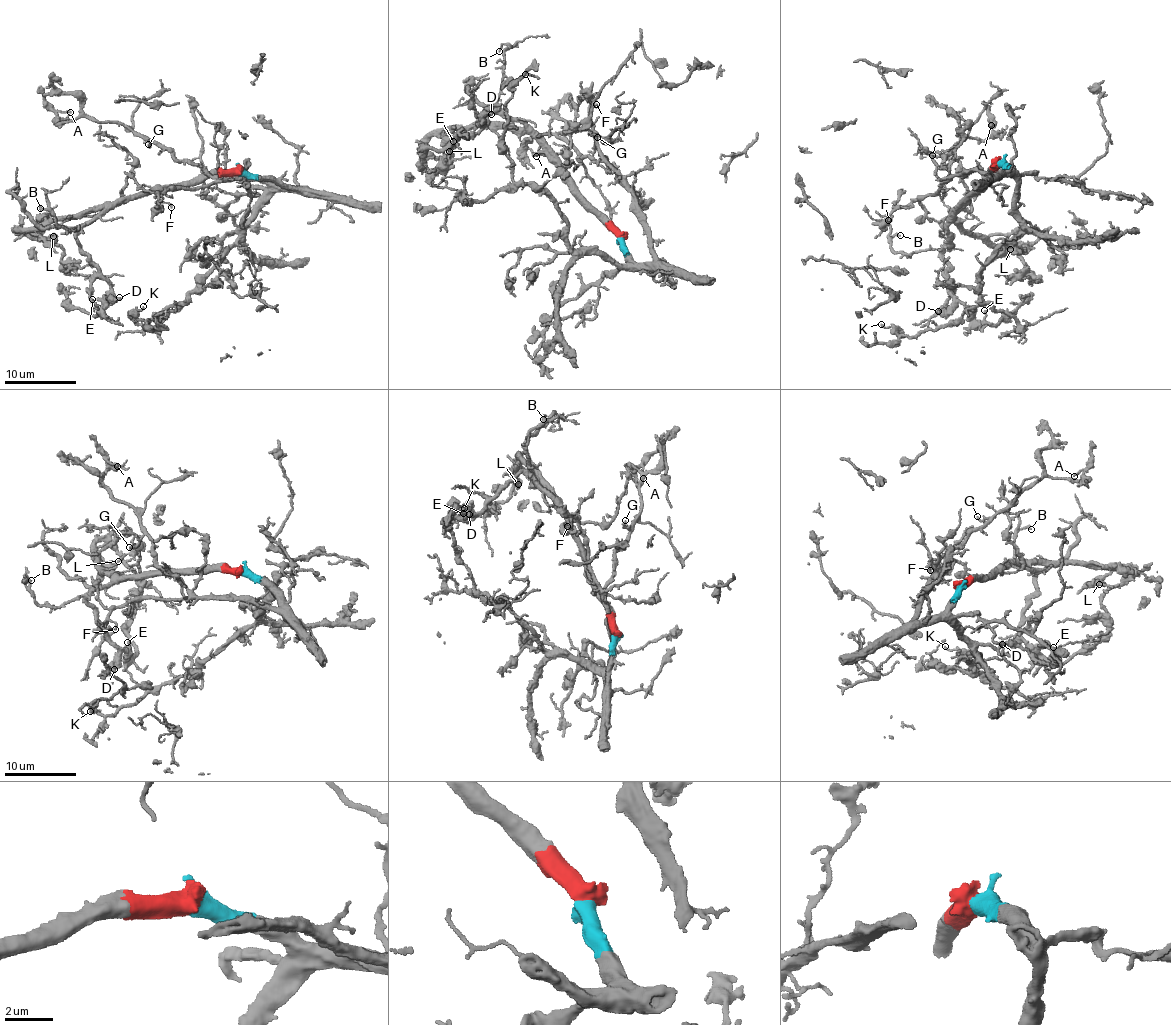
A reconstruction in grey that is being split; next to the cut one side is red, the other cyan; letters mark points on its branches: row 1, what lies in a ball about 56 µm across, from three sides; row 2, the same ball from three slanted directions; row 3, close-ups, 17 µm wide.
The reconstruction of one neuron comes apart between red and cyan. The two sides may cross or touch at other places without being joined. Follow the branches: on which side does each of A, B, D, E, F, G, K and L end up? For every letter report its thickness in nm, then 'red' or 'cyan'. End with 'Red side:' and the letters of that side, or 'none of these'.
A: 120 nm thick; cyan
B: 110 nm thick; red
D: 180 nm thick; red
E: 160 nm thick; red
F: 130 nm thick; cyan
G: 130 nm thick; cyan
K: 120 nm thick; cyan
L: 170 nm thick; red
Red side: B, D, E, L

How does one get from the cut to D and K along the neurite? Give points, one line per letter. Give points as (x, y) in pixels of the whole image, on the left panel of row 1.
D: (239, 171), (212, 170), (186, 185), (129, 196), (82, 227), (81, 252), (120, 297)
K: (239, 171), (267, 187), (265, 202), (243, 238), (226, 247), (200, 286), (147, 324), (136, 315), (143, 306)

